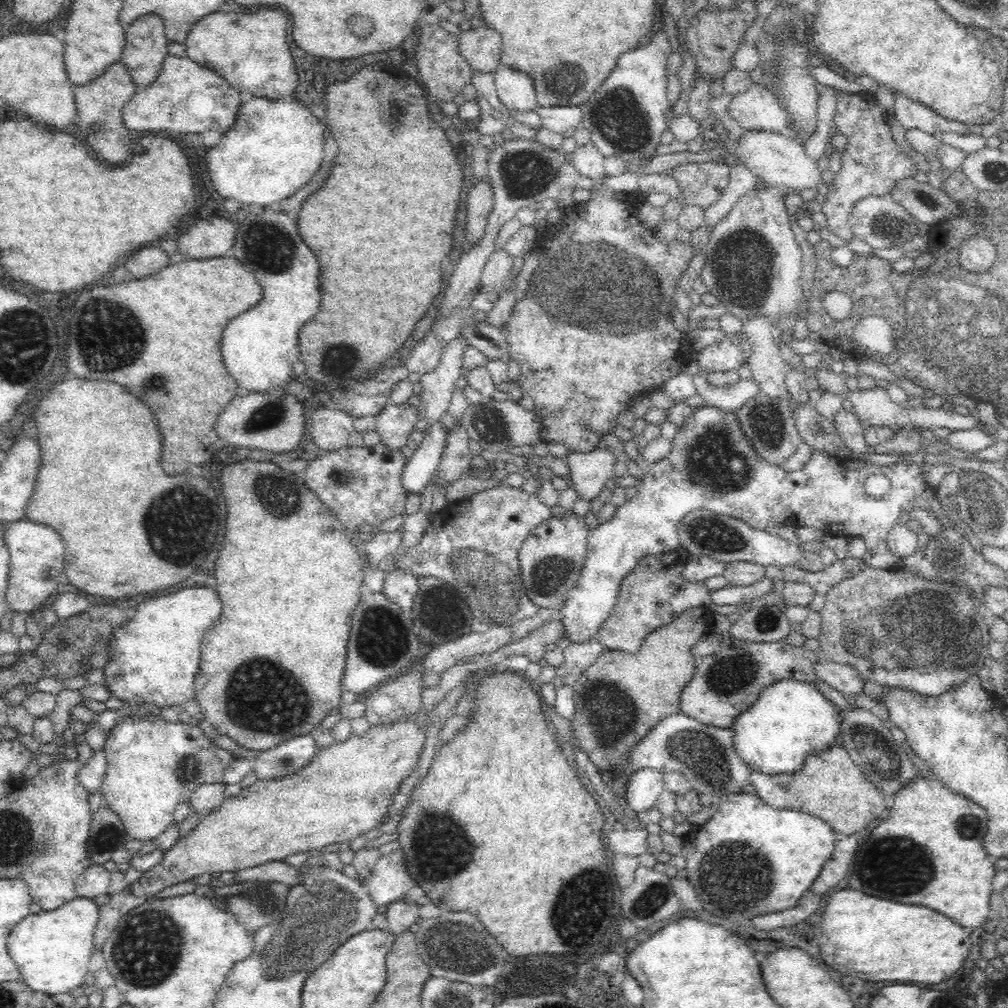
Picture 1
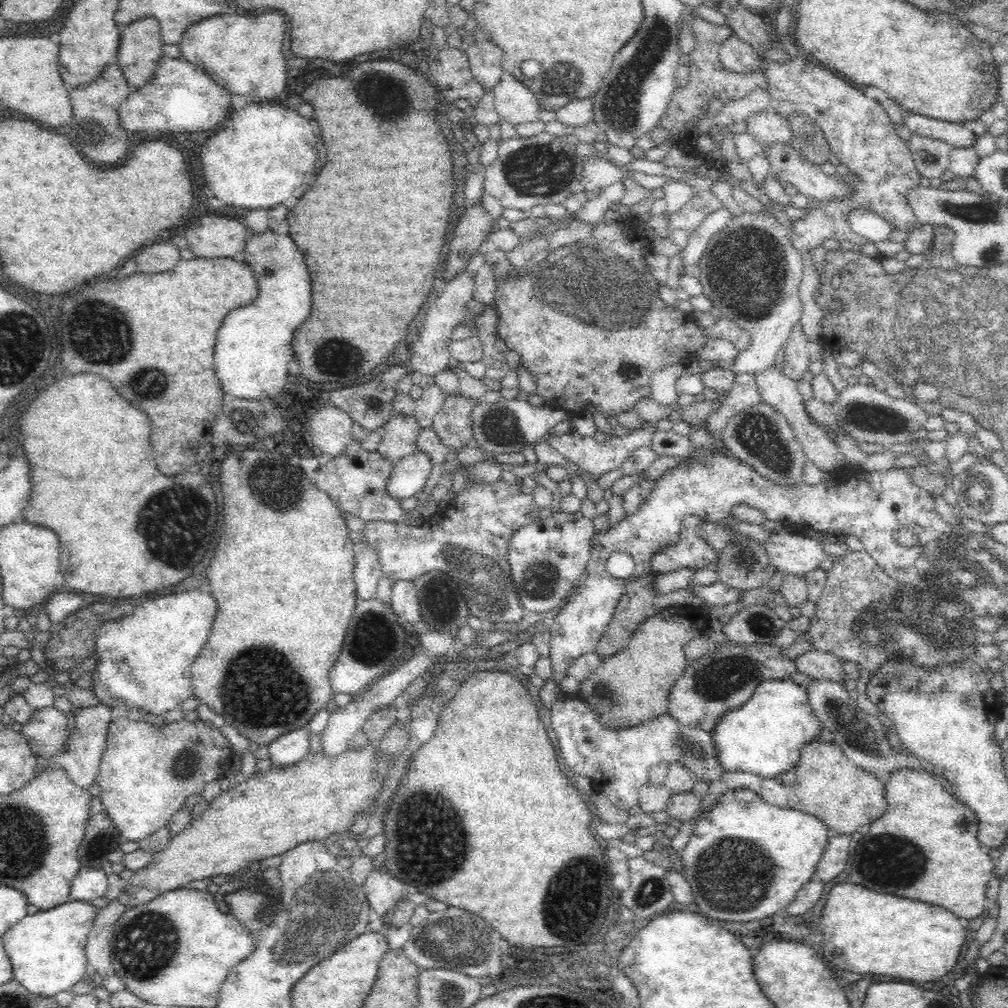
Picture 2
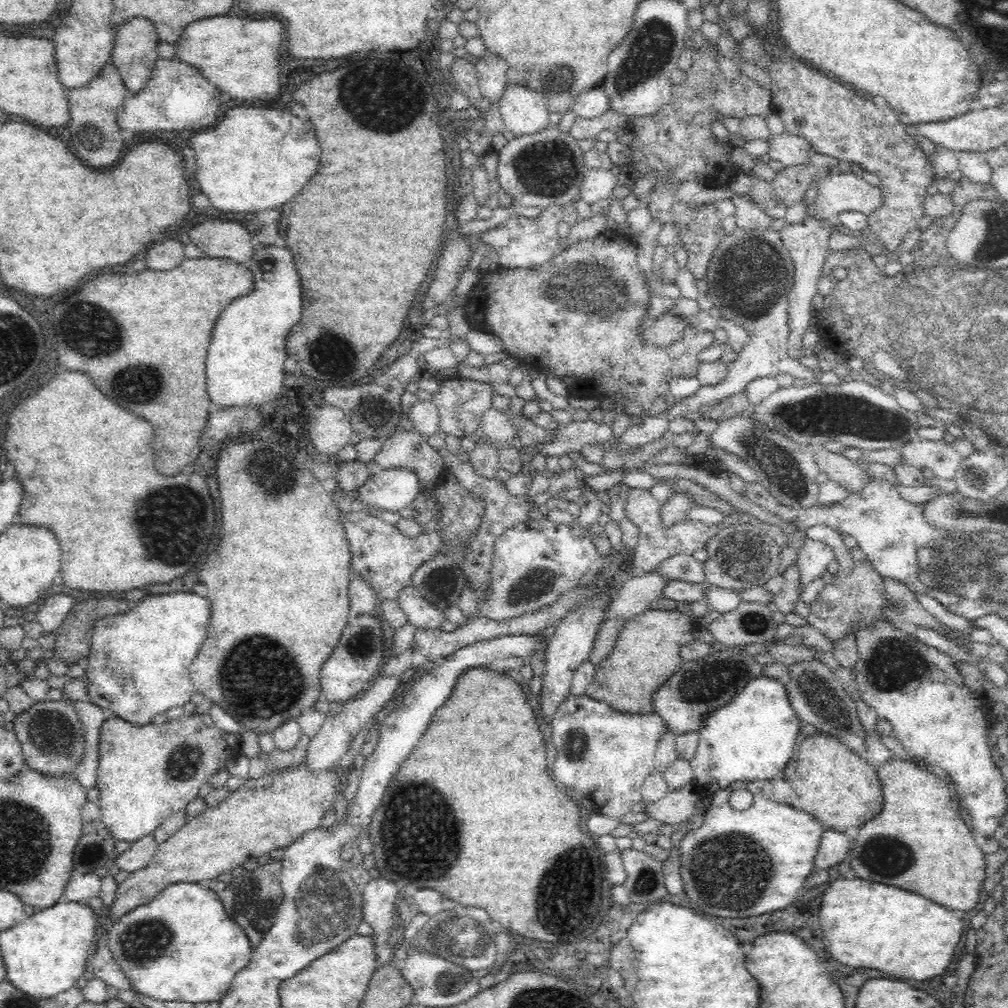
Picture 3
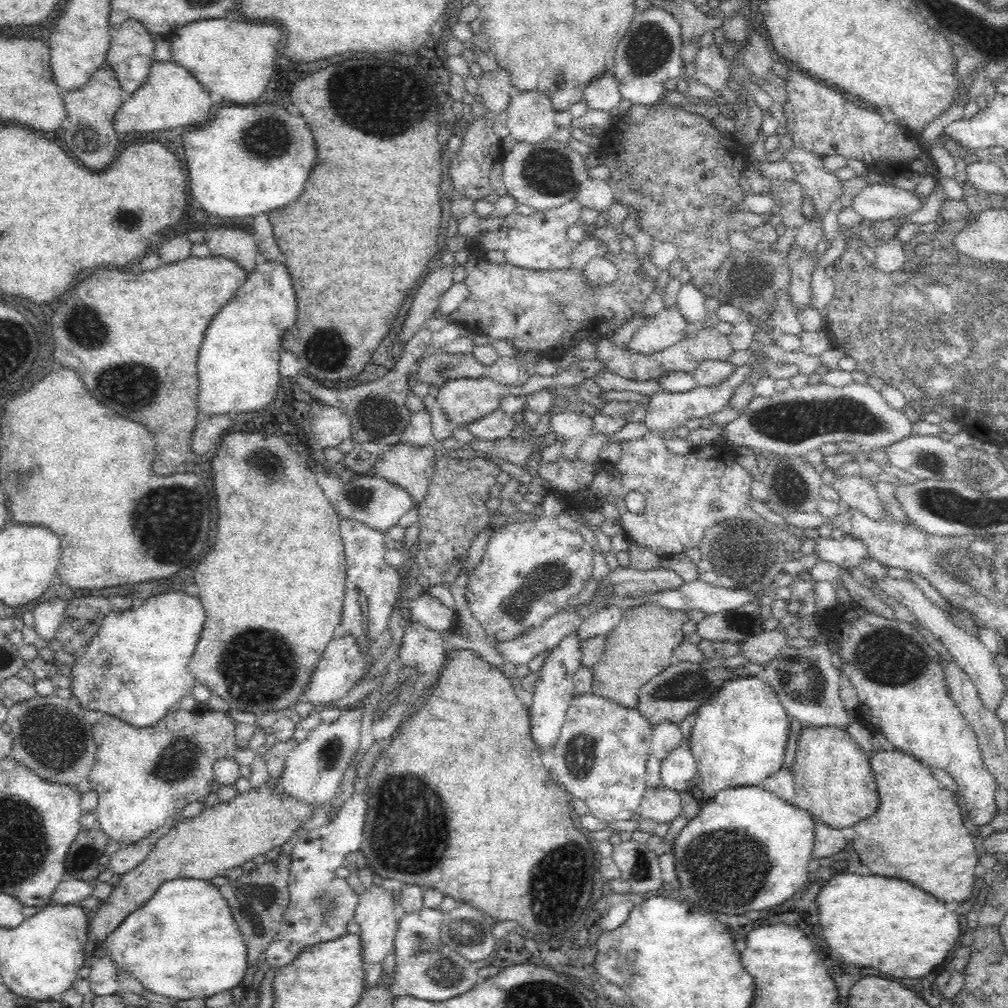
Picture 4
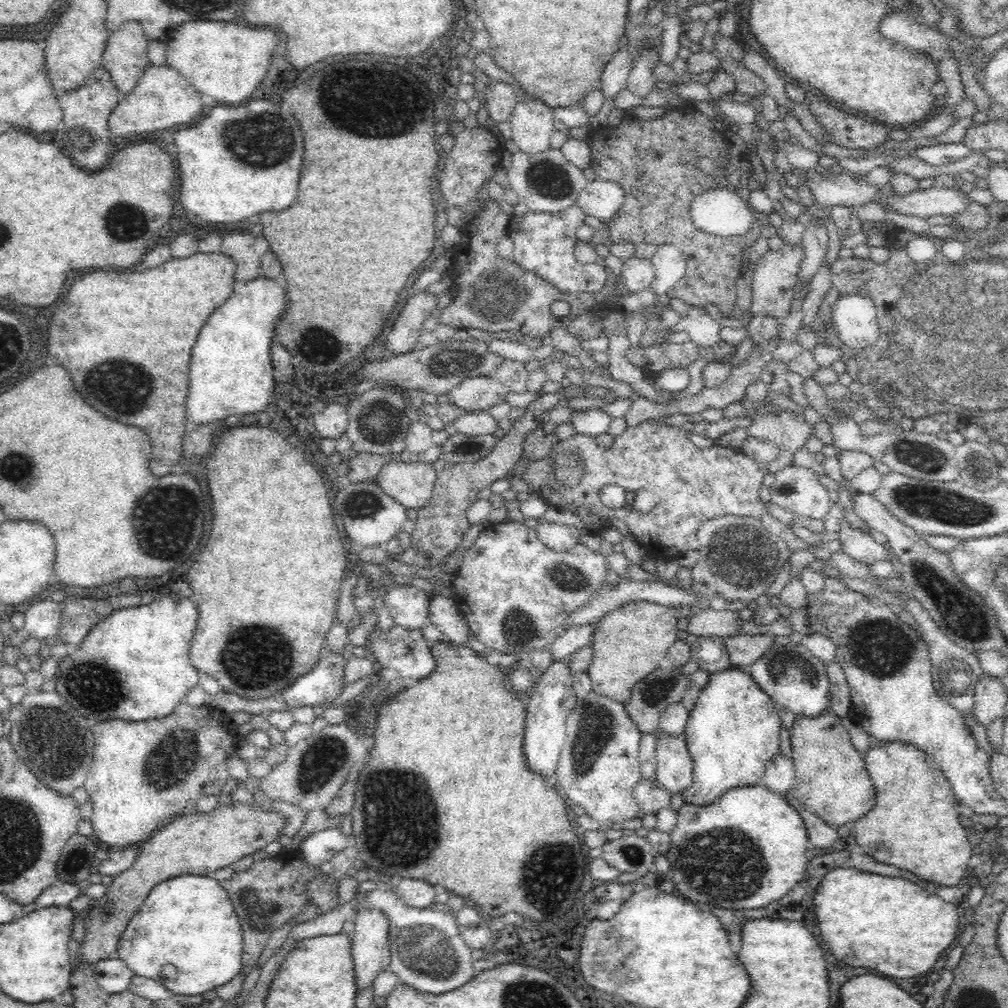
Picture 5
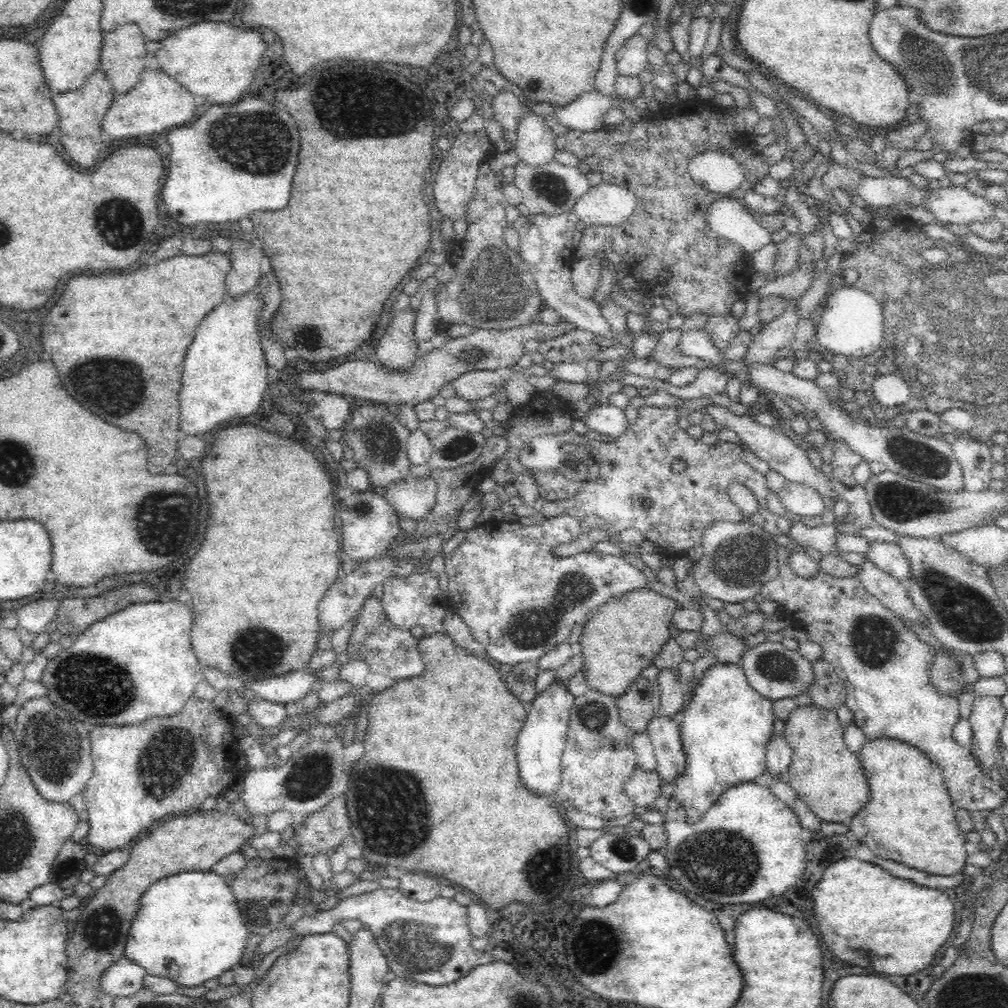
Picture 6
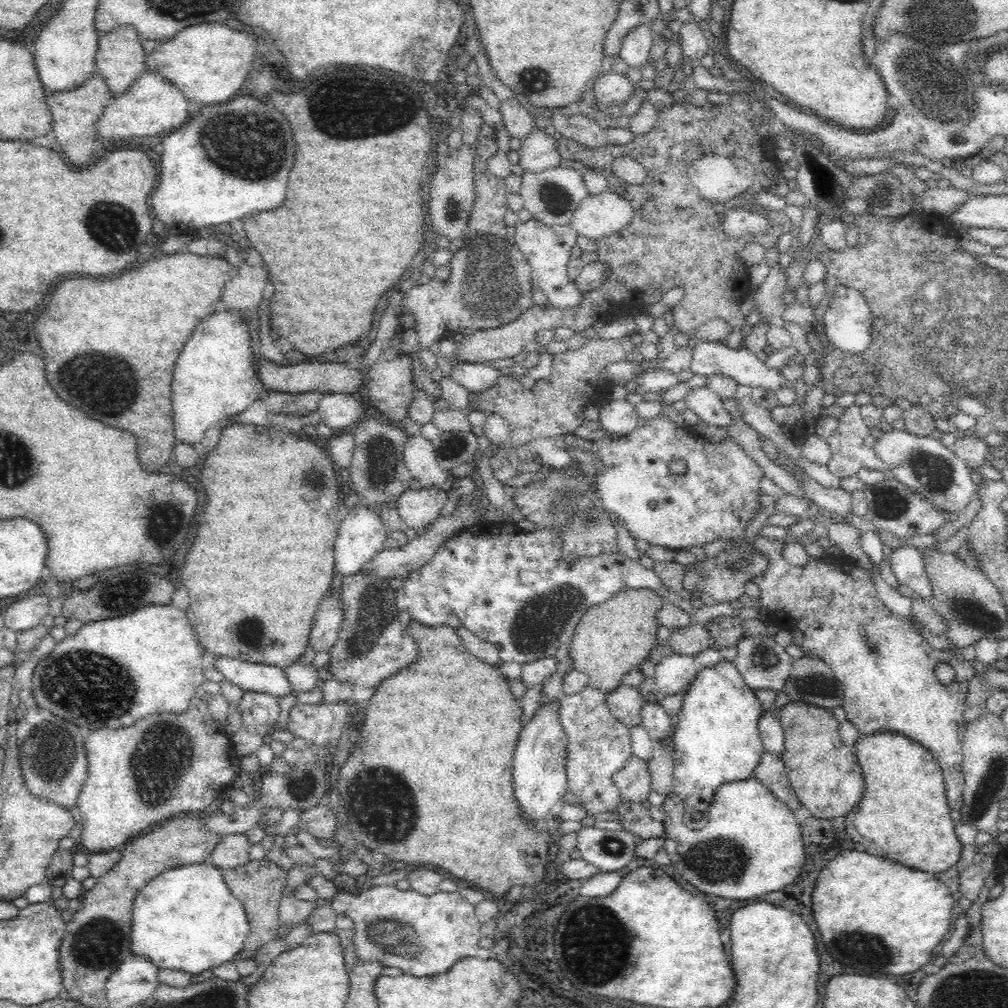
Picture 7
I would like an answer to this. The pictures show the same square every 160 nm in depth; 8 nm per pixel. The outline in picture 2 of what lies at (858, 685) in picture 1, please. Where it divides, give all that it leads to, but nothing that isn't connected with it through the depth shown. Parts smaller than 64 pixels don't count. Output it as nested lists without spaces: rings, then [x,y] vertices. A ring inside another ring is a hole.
[[[816,648],[808,649],[798,654],[795,660],[795,667],[798,672],[807,674],[811,678],[825,678],[832,682],[844,680],[844,668],[842,661],[830,652],[822,652]]]

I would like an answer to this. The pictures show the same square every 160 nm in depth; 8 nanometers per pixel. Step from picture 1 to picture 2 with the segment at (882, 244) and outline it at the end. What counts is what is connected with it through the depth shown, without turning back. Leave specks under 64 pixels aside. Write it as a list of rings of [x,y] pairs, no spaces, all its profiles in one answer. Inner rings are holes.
[[[862,206],[852,208],[848,212],[848,224],[852,232],[868,238],[871,242],[888,239],[888,235],[892,232],[892,224],[886,219],[882,219],[880,215],[871,209]]]

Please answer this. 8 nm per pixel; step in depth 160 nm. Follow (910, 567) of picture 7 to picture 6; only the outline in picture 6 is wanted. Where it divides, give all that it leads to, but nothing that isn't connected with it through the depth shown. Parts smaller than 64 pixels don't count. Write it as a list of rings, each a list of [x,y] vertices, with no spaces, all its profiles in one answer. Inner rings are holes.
[[[872,541],[870,548],[865,552],[865,556],[871,558],[871,561],[880,570],[887,572],[890,576],[893,576],[902,584],[908,586],[910,563],[899,545]]]

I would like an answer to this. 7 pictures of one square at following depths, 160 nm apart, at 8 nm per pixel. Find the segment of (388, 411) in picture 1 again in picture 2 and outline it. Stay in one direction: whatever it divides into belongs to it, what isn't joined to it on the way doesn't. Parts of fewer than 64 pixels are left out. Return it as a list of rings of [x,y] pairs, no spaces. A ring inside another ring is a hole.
[[[413,414],[390,417],[382,427],[383,437],[377,451],[384,459],[390,461],[390,464],[417,453],[420,451],[416,444],[420,429]]]

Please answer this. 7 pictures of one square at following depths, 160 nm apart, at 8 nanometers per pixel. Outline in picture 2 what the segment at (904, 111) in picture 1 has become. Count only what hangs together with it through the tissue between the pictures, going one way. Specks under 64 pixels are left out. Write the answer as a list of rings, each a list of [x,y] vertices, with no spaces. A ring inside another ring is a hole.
[[[904,113],[904,124],[912,134],[942,140],[954,148],[972,148],[977,139],[990,134],[984,121],[980,118],[966,122],[946,122],[920,113]]]

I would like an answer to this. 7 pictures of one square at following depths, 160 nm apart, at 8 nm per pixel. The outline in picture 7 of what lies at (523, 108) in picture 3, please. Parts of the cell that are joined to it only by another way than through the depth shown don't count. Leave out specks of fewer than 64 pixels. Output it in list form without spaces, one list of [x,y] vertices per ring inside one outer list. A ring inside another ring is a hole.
[[[534,127],[521,140],[520,166],[525,172],[539,173],[560,164],[561,155],[553,136],[544,133],[543,129]]]

